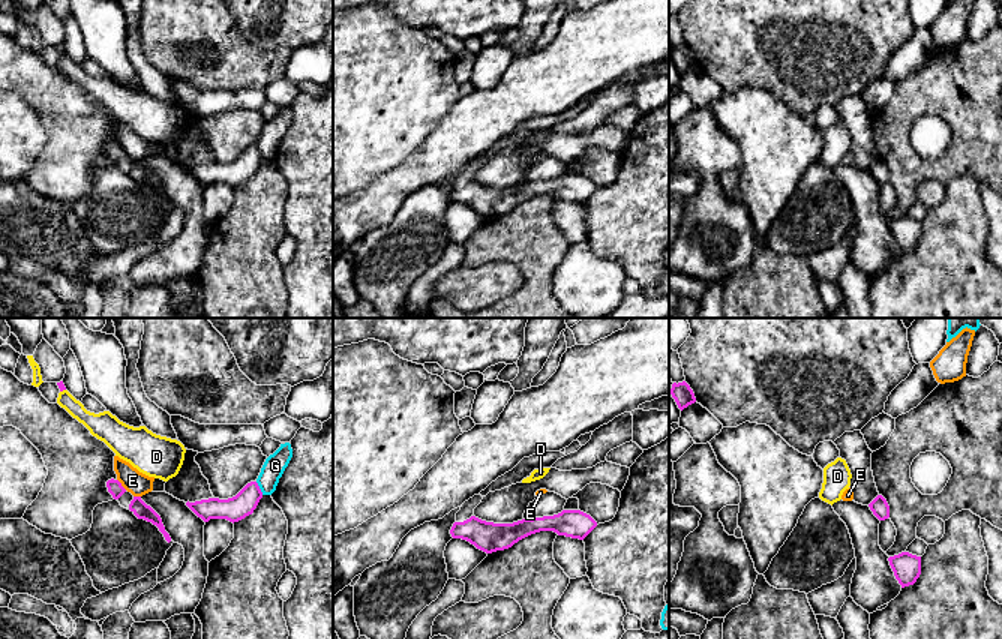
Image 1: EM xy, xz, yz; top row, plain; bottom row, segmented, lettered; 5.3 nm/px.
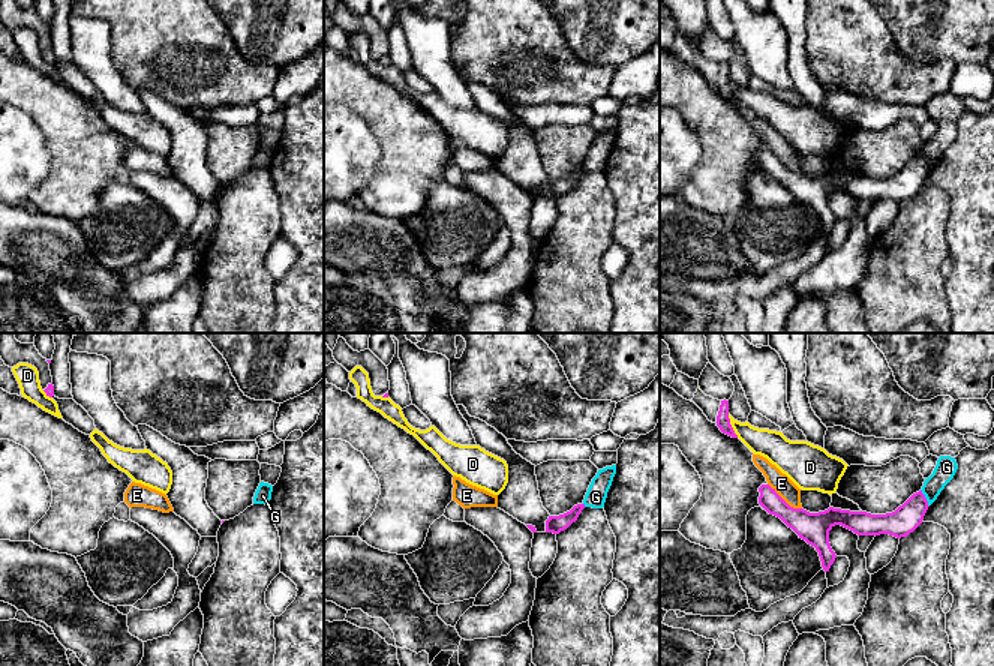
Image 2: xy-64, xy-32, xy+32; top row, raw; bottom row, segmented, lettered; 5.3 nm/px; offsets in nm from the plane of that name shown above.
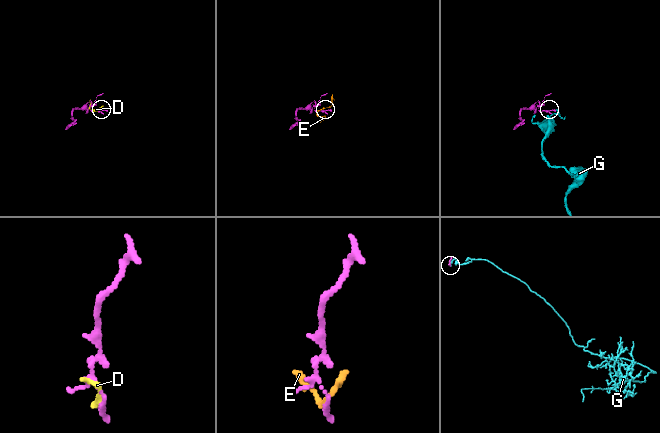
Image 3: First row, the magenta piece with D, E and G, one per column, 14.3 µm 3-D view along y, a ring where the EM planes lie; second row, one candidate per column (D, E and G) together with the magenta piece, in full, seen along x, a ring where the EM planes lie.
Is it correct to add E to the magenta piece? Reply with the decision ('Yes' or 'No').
No

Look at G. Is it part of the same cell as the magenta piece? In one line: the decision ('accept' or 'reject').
reject

